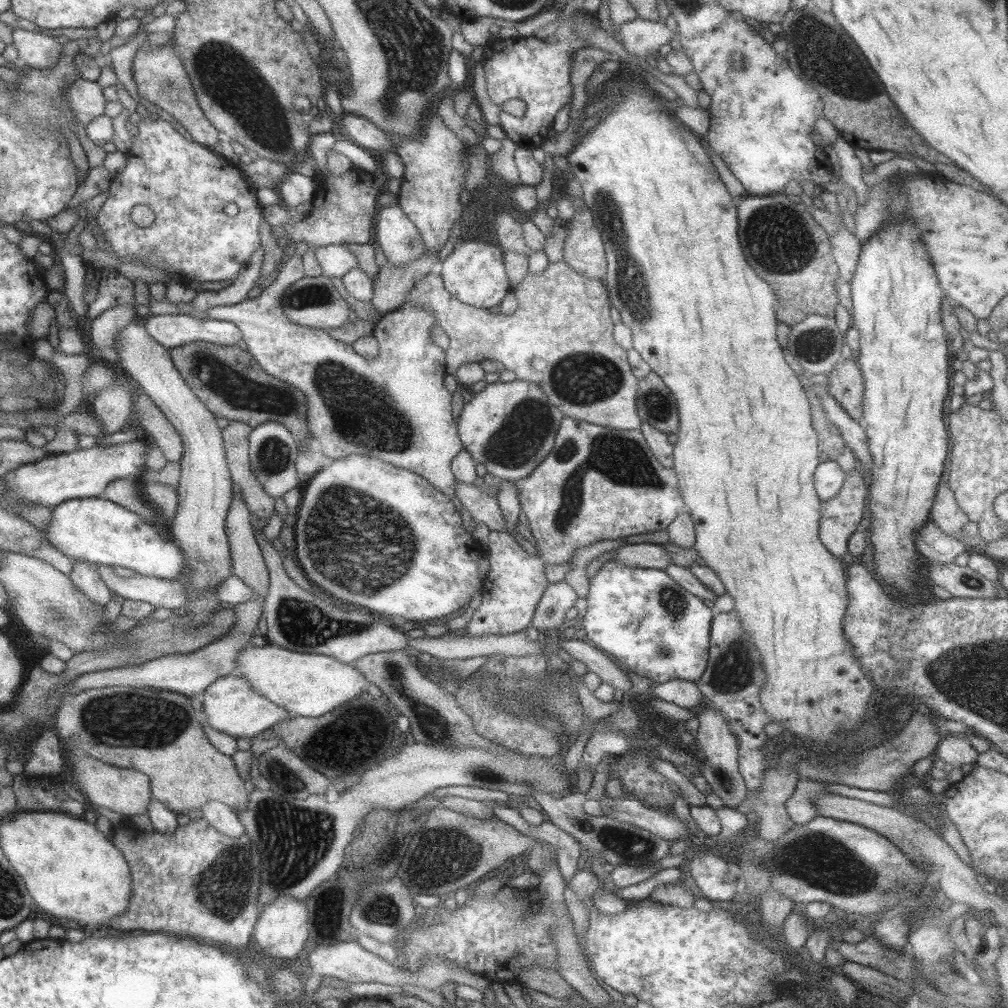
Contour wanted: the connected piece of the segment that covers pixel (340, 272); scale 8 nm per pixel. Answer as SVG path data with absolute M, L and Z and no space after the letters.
M343 244L315 247L317 263L328 278L343 277L351 268L358 267L357 260Z

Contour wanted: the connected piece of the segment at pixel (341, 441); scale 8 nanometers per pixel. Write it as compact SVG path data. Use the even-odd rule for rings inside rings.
M295 256L283 264L276 279L267 286L261 293L253 299L244 299L242 302L233 305L220 305L214 308L205 310L208 319L214 320L227 320L233 322L242 331L244 342L248 346L248 351L252 354L252 357L258 362L258 364L274 378L283 380L288 386L295 386L298 390L305 394L307 400L307 423L308 430L311 432L311 436L320 441L322 445L322 452L329 460L340 460L346 458L349 454L362 454L364 456L374 456L374 458L380 458L388 464L394 464L398 468L404 468L406 470L418 473L426 480L430 481L434 487L439 488L446 496L454 496L456 478L451 471L451 462L461 450L465 450L463 447L459 432L457 429L457 422L454 421L452 416L452 404L450 403L452 394L445 387L444 377L447 373L446 368L446 351L442 350L439 346L436 346L431 339L431 328L437 324L437 320L433 317L431 312L425 310L421 304L417 304L415 300L411 300L409 296L407 299L391 313L384 313L379 321L376 323L376 337L379 342L380 355L374 359L364 359L360 354L357 354L352 345L340 342L330 336L330 333L322 330L321 328L305 327L292 322L283 309L283 296L287 291L287 288L298 282L305 275L305 268L303 267L303 257Z

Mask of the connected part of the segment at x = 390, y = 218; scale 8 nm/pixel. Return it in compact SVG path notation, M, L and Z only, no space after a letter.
M396 202L378 216L375 238L389 264L410 264L425 251L425 244L416 226Z

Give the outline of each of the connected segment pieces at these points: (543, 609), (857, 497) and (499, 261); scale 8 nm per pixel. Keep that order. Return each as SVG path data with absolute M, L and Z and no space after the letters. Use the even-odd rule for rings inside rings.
M565 580L549 584L536 606L531 627L544 631L562 630L569 624L566 614L574 607L576 600L576 590L573 590Z
M856 470L849 475L846 474L844 486L840 492L830 500L823 502L821 509L821 521L819 526L819 537L822 544L832 553L836 559L843 561L844 555L849 553L848 543L849 538L861 530L860 521L864 518L866 506L866 498L869 494L868 488L864 483L864 477Z
M460 241L454 245L452 252L441 262L441 268L436 268L441 275L445 287L454 298L457 298L464 304L470 306L489 309L492 306L498 306L508 292L513 290L513 286L509 283L509 278L503 261L504 250L498 245L488 242Z

